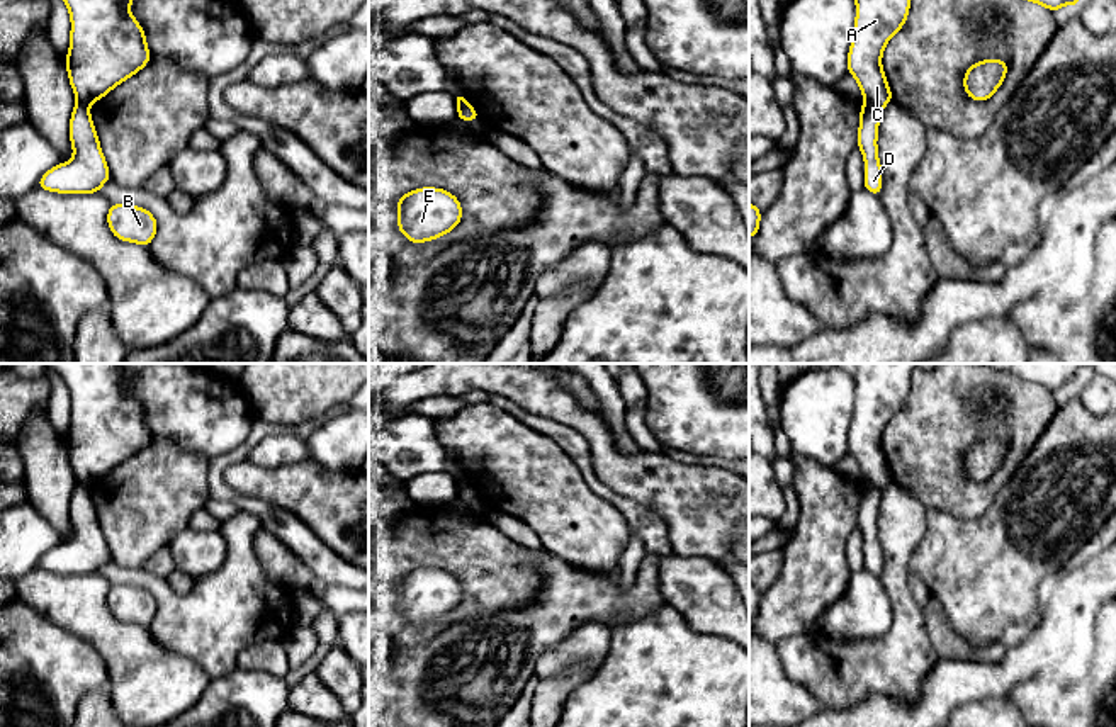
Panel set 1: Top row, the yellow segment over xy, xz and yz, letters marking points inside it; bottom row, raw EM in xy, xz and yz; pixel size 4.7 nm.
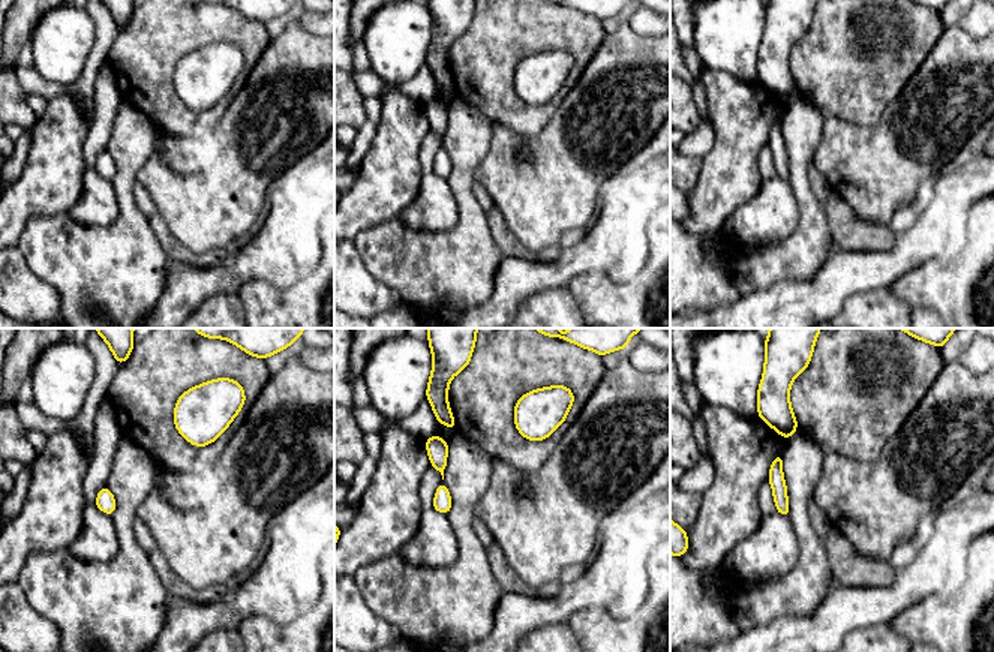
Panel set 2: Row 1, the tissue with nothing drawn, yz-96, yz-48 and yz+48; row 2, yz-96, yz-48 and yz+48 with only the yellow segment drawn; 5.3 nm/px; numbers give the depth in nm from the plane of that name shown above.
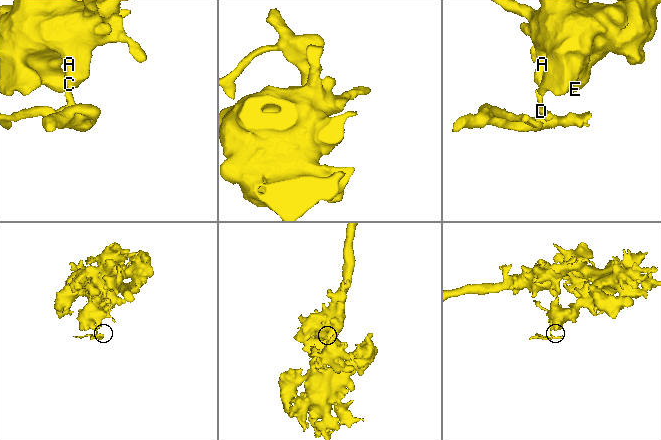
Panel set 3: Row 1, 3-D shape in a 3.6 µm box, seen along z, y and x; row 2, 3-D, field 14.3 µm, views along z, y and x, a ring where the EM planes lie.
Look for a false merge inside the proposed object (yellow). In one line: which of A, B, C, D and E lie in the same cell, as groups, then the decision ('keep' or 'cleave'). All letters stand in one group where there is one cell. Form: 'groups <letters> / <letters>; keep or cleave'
groups A C E / B D; cleave

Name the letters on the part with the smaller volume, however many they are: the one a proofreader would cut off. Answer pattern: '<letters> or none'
B, D

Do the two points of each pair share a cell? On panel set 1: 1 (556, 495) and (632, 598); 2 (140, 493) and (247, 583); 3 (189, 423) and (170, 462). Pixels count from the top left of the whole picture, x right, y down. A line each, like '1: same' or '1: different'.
1: different
2: different
3: different

